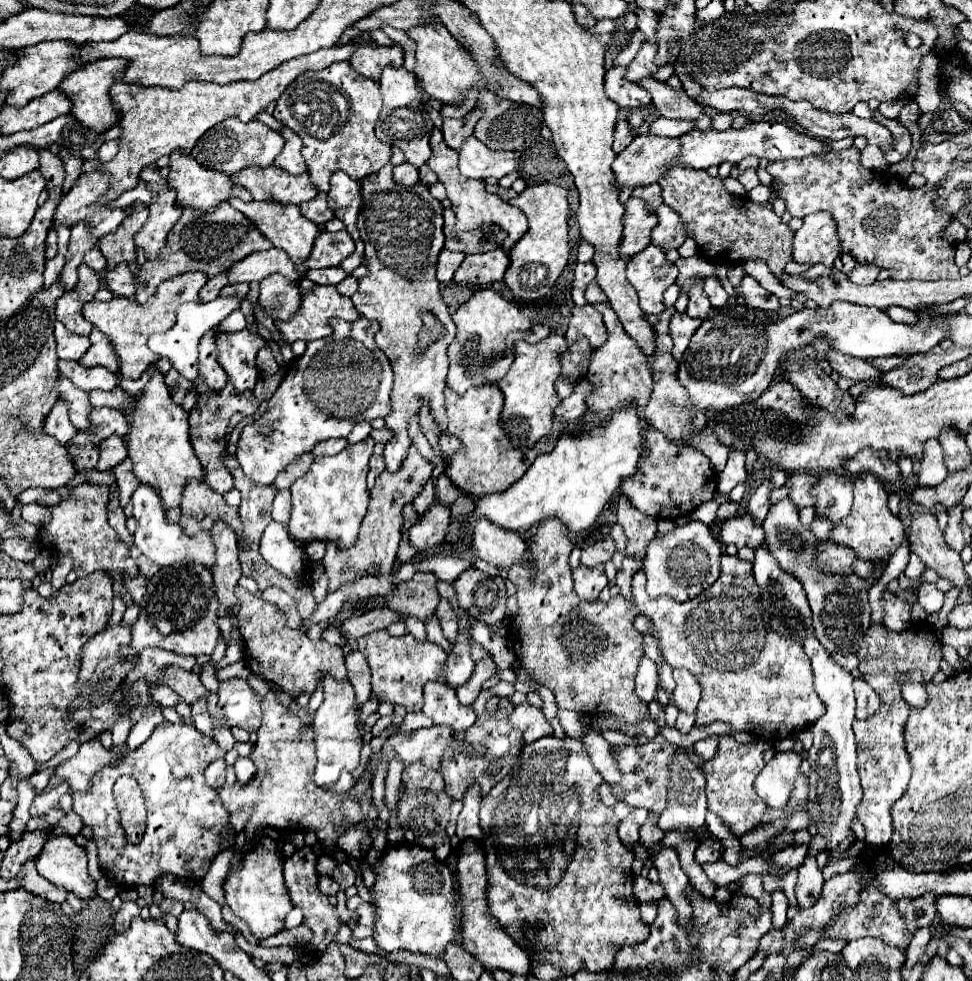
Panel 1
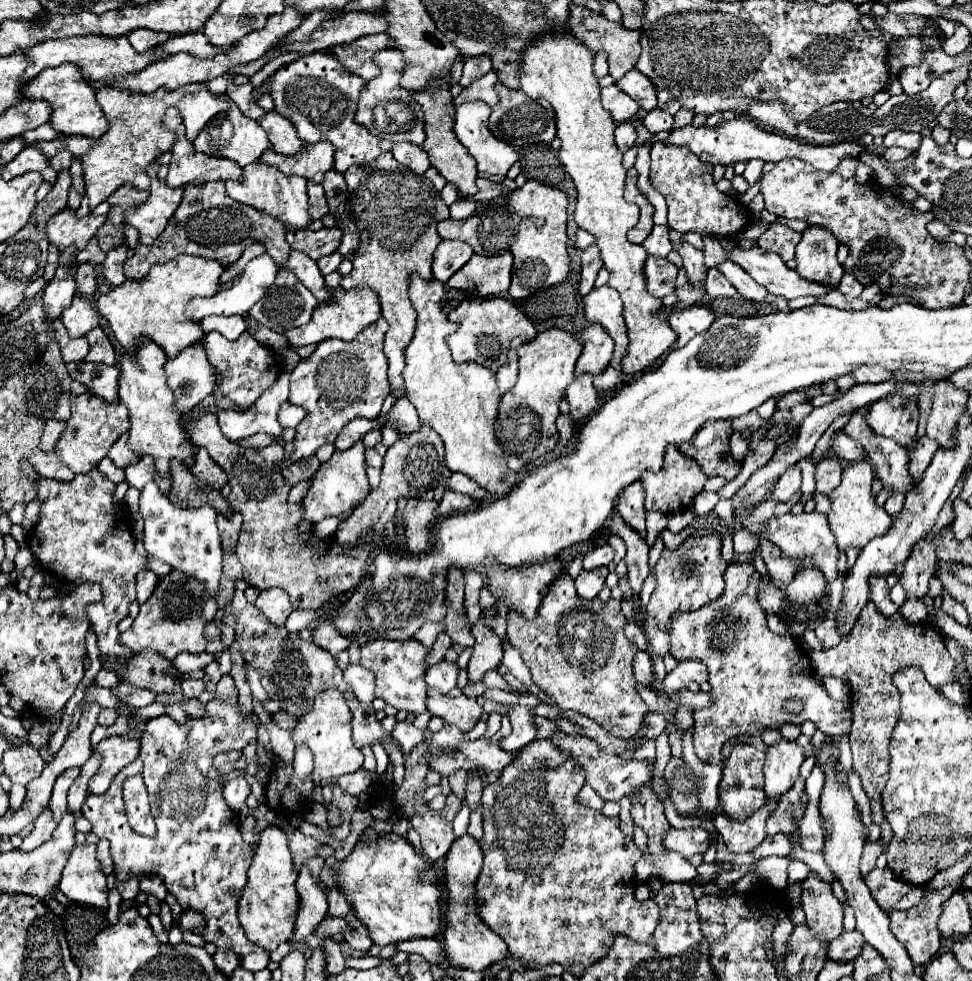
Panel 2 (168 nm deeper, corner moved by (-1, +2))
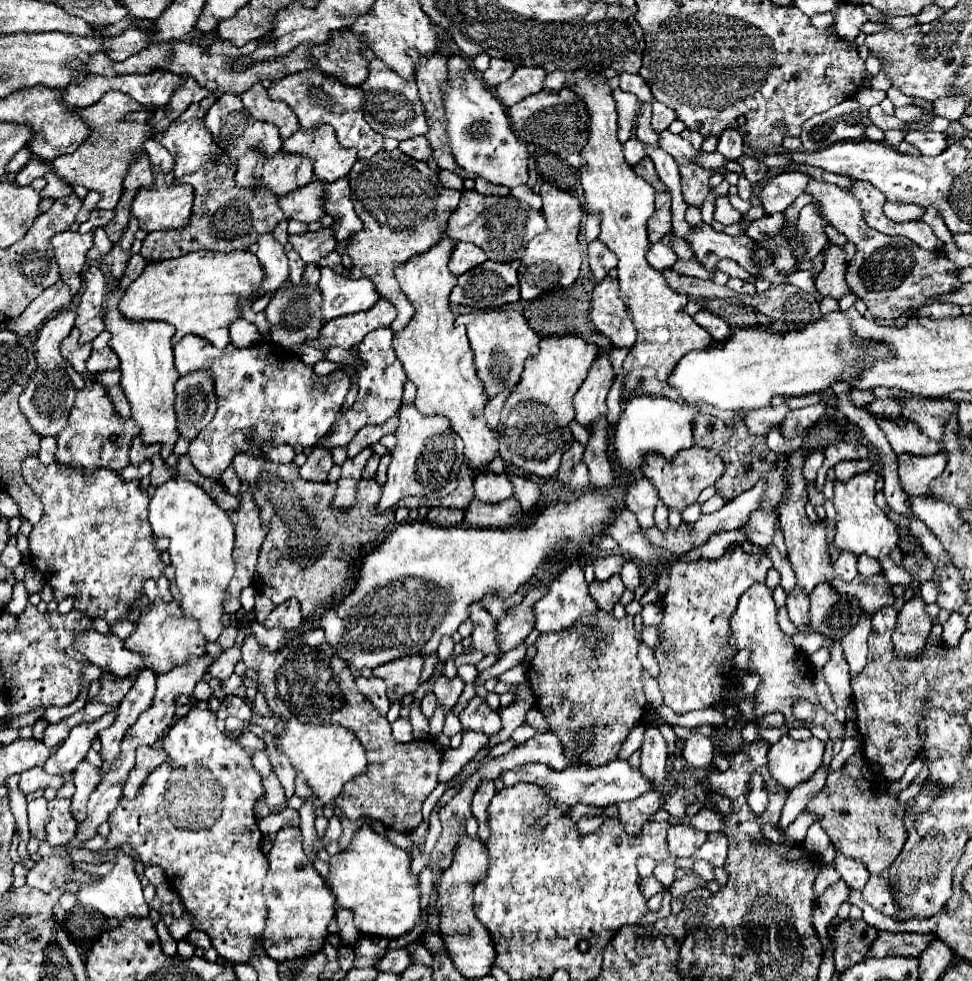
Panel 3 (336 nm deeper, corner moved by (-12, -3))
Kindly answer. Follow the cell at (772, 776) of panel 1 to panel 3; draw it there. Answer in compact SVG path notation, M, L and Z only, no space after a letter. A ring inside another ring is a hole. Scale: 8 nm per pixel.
M784 735L778 743L770 745L768 751L768 769L770 775L784 787L792 789L808 781L818 767L822 765L824 743L816 737L806 741L796 741Z

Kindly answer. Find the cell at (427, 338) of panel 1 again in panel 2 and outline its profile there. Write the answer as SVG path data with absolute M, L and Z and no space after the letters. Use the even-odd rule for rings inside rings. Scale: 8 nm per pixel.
M419 274L409 278L409 300L417 312L417 326L405 348L405 396L415 406L419 420L431 424L443 438L447 452L445 464L449 470L467 474L489 494L505 496L513 490L517 474L507 468L505 454L495 440L493 424L501 400L495 374L477 362L453 362L447 336L455 332L457 324L449 322L441 310L441 296L443 284L439 280L423 280Z

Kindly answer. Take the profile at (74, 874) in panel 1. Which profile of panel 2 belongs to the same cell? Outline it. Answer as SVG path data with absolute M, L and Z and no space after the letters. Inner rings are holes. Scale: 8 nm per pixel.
M75 846L61 878L61 892L71 900L107 910L107 876L95 858L97 846Z

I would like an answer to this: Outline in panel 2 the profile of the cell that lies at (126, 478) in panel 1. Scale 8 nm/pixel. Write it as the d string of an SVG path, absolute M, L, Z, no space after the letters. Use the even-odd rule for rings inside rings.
M143 456L137 464L131 464L125 468L127 482L137 490L141 490L153 478L153 472L155 472L155 462L151 456Z

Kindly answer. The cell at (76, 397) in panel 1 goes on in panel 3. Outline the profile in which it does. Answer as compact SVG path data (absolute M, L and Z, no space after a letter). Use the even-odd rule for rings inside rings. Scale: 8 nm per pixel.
M66 307L58 313L54 313L50 319L46 319L46 323L38 329L38 339L36 339L38 367L36 367L30 383L26 385L26 389L20 395L20 409L28 417L32 429L42 437L58 435L60 429L64 429L68 425L68 415L74 407L76 387L72 385L72 379L66 373L66 361L60 355L60 343L74 327L74 319L76 319L76 309Z

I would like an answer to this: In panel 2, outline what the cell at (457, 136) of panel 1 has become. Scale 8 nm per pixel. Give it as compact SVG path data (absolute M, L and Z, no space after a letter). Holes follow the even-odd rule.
M491 70L489 74L485 74L485 78L479 78L467 88L463 88L463 92L455 98L455 106L459 106L461 102L471 102L471 100L483 100L489 106L495 106L499 102L495 84L497 84L497 72Z

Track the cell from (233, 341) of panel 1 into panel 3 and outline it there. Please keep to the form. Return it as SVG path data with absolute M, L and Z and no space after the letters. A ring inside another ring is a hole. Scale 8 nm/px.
M186 335L174 347L174 359L180 375L196 369L206 369L214 379L218 411L188 449L192 465L202 475L212 479L220 477L236 453L248 451L252 455L260 455L250 435L252 425L258 421L268 421L274 425L274 443L300 443L302 447L314 447L318 439L330 431L350 389L350 379L344 371L334 371L328 377L318 377L310 365L302 363L294 355L292 359L282 357L280 351L268 341L246 349L238 349L232 343L224 349L216 349L212 343L196 335ZM320 385L326 385L326 391L320 391Z

